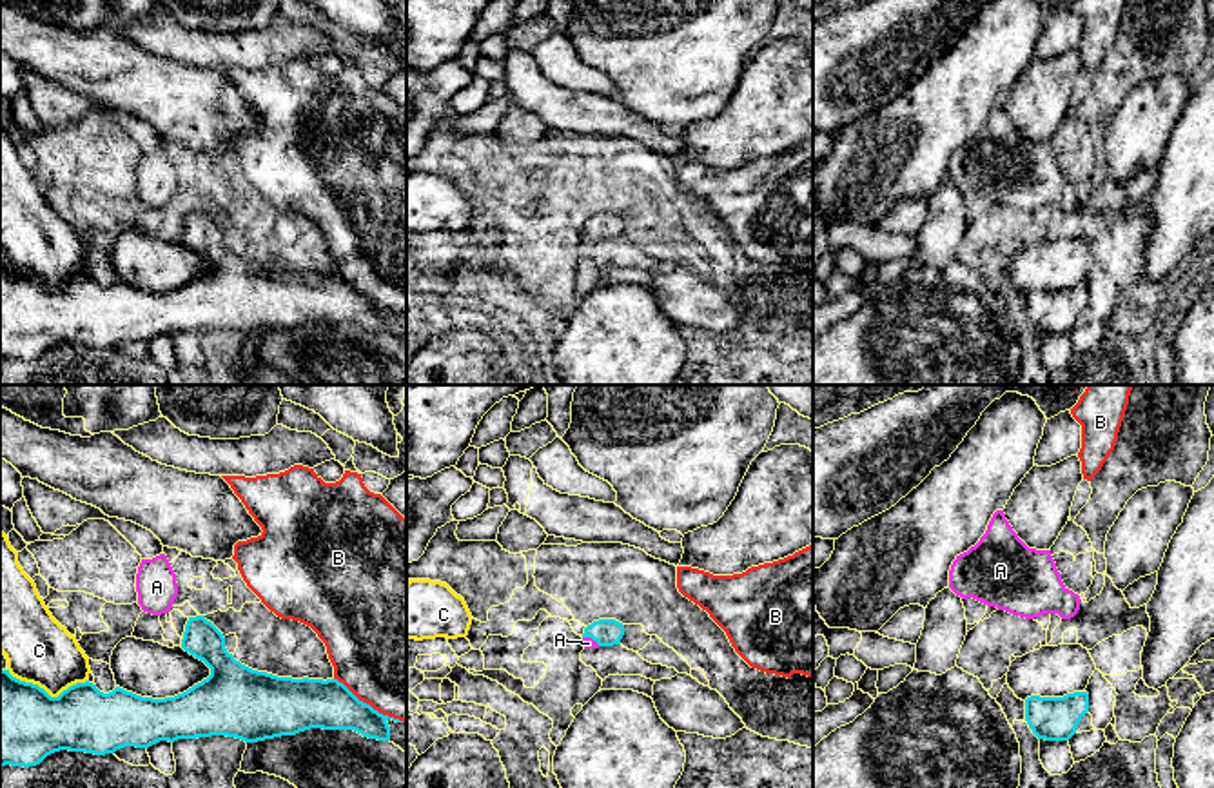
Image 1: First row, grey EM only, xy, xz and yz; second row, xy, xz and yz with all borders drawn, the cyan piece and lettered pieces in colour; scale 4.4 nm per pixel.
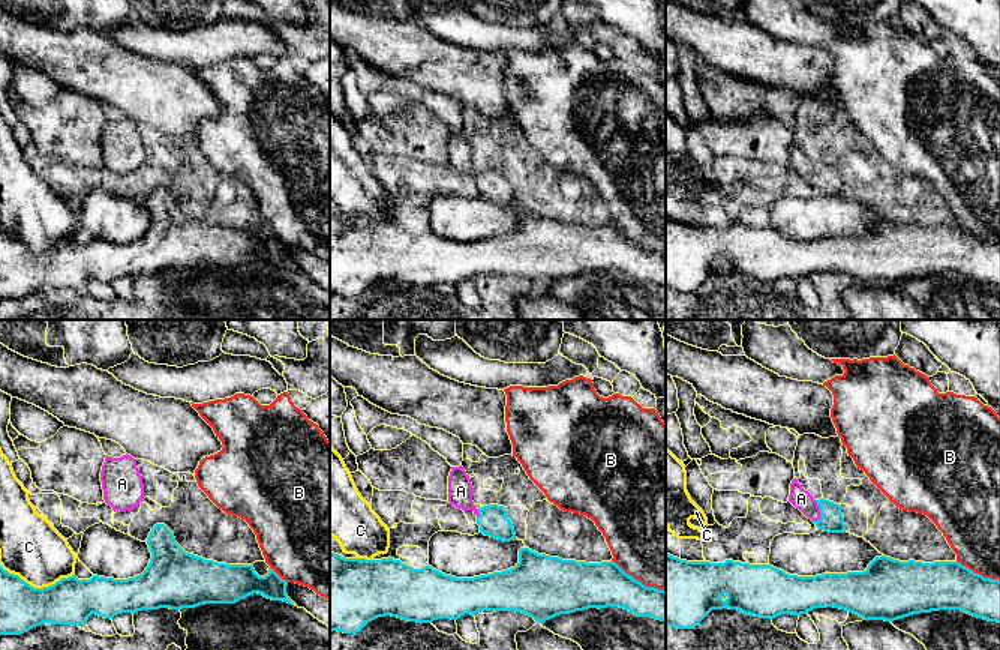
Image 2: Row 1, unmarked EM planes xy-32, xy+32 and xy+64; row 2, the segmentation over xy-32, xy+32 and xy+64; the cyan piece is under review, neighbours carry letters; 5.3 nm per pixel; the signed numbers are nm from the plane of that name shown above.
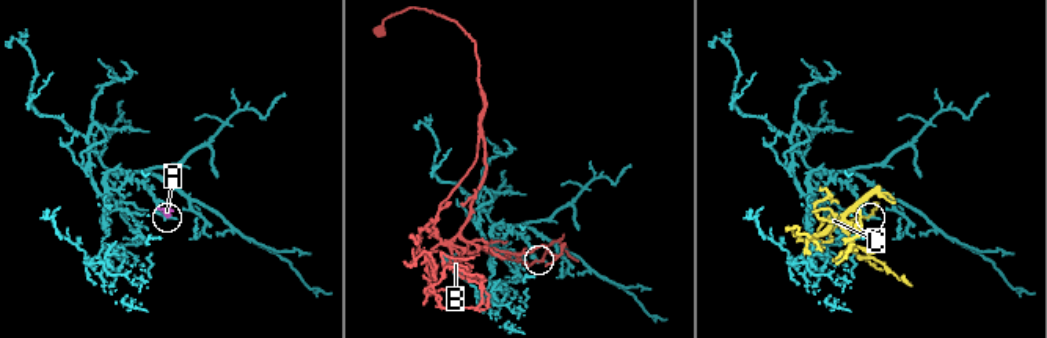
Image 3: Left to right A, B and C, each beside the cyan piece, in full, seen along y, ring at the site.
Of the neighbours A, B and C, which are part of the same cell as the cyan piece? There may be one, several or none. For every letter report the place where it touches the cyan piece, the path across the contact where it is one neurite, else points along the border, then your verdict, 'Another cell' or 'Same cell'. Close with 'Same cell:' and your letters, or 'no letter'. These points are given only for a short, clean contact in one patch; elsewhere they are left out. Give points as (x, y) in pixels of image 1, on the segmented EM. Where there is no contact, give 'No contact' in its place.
A: Touches cyan at xz (592, 638). Path across: xz (606, 632), (592, 638), (588, 643). Same cell
B: Touches cyan at xy (369, 705). Another cell
C: Touches cyan at xy (44, 690). Another cell
Same cell: A

